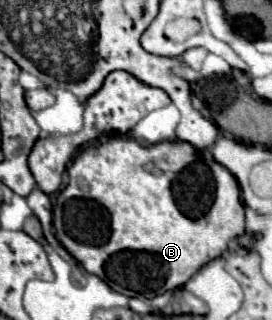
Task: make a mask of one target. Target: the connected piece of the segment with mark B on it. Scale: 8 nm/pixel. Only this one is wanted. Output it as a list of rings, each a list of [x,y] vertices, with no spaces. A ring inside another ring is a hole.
[[[124,135],[124,137],[110,137],[106,143],[98,143],[96,151],[80,151],[72,165],[68,167],[68,185],[64,187],[64,191],[58,191],[56,195],[56,205],[54,205],[54,233],[56,233],[56,239],[64,245],[64,249],[92,275],[100,277],[106,285],[110,285],[116,293],[122,293],[122,295],[128,295],[128,297],[134,297],[130,293],[140,293],[148,299],[156,297],[156,295],[162,295],[166,291],[172,291],[176,287],[182,287],[198,269],[202,269],[202,265],[210,263],[212,259],[220,257],[226,247],[228,247],[228,241],[230,239],[238,239],[238,237],[244,237],[246,235],[246,229],[244,229],[244,205],[240,201],[240,187],[238,187],[238,181],[234,179],[234,175],[224,169],[222,165],[216,163],[216,173],[214,169],[210,169],[206,165],[206,161],[202,161],[202,153],[198,153],[190,143],[184,143],[184,141],[176,141],[176,143],[158,143],[158,145],[152,145],[152,147],[142,147],[138,145],[130,135]],[[148,163],[154,163],[156,167],[160,167],[160,175],[154,175],[154,173],[146,173],[144,167]],[[78,179],[84,179],[86,185],[88,185],[88,191],[80,189],[78,185]],[[72,199],[82,199],[86,203],[86,207],[72,207]]]

